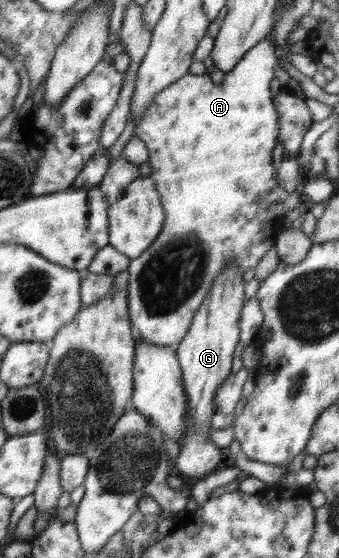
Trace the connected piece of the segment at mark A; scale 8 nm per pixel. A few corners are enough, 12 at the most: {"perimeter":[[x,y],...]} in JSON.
{"perimeter":[[275,27],[135,125],[165,214],[127,267],[175,346],[304,199],[277,180]]}

